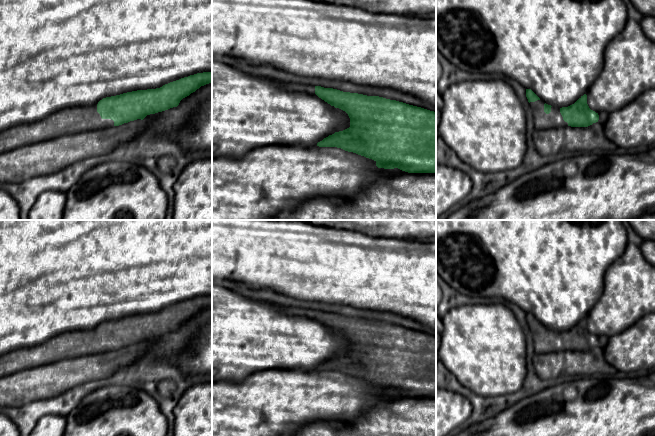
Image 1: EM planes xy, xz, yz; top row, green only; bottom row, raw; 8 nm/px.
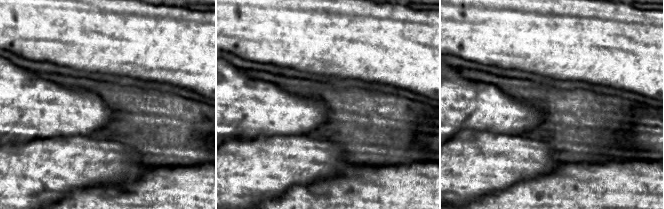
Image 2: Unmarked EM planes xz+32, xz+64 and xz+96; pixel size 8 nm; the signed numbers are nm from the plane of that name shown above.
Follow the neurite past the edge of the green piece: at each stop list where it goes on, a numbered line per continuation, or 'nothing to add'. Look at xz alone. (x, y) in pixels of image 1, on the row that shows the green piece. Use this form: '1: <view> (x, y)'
1: xz (308, 89)

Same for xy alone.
1: xy (76, 119)

